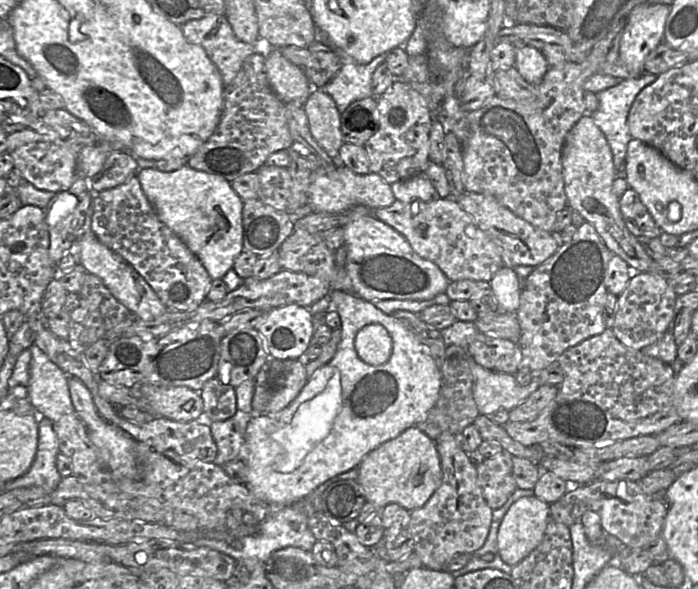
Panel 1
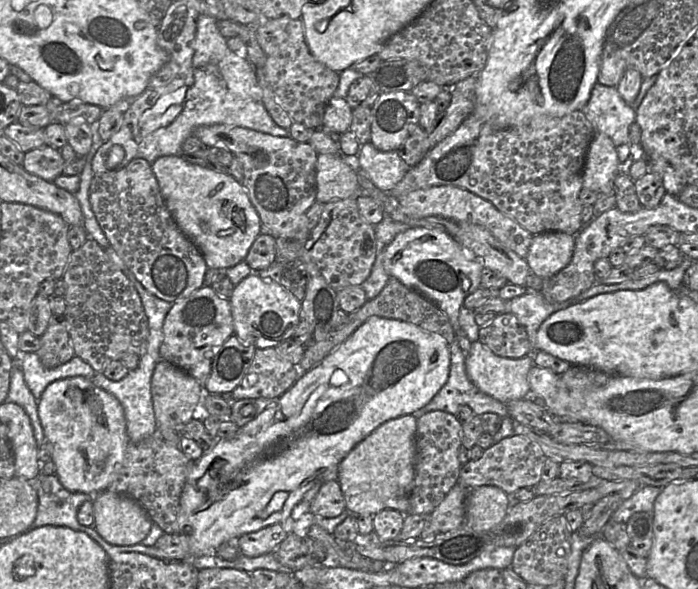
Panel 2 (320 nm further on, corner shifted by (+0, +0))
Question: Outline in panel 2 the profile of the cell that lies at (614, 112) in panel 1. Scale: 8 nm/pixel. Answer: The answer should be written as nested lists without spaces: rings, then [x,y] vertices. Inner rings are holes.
[[[597,82],[592,88],[589,100],[581,110],[595,130],[610,137],[616,147],[630,143],[629,130],[635,121],[635,111],[632,105],[622,99],[616,87],[605,86]]]

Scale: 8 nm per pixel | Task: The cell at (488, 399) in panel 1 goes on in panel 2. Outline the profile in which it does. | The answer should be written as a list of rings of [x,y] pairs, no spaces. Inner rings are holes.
[[[478,340],[471,343],[470,350],[465,357],[465,369],[470,381],[480,391],[504,404],[531,395],[529,372],[533,365],[533,355],[517,359],[500,357]]]

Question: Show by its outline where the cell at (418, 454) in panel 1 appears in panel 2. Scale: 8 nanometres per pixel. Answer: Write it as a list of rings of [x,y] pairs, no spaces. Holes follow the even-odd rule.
[[[413,415],[387,421],[358,443],[340,462],[337,482],[349,514],[374,516],[384,509],[409,514],[409,496],[415,476],[416,430],[417,418]]]

